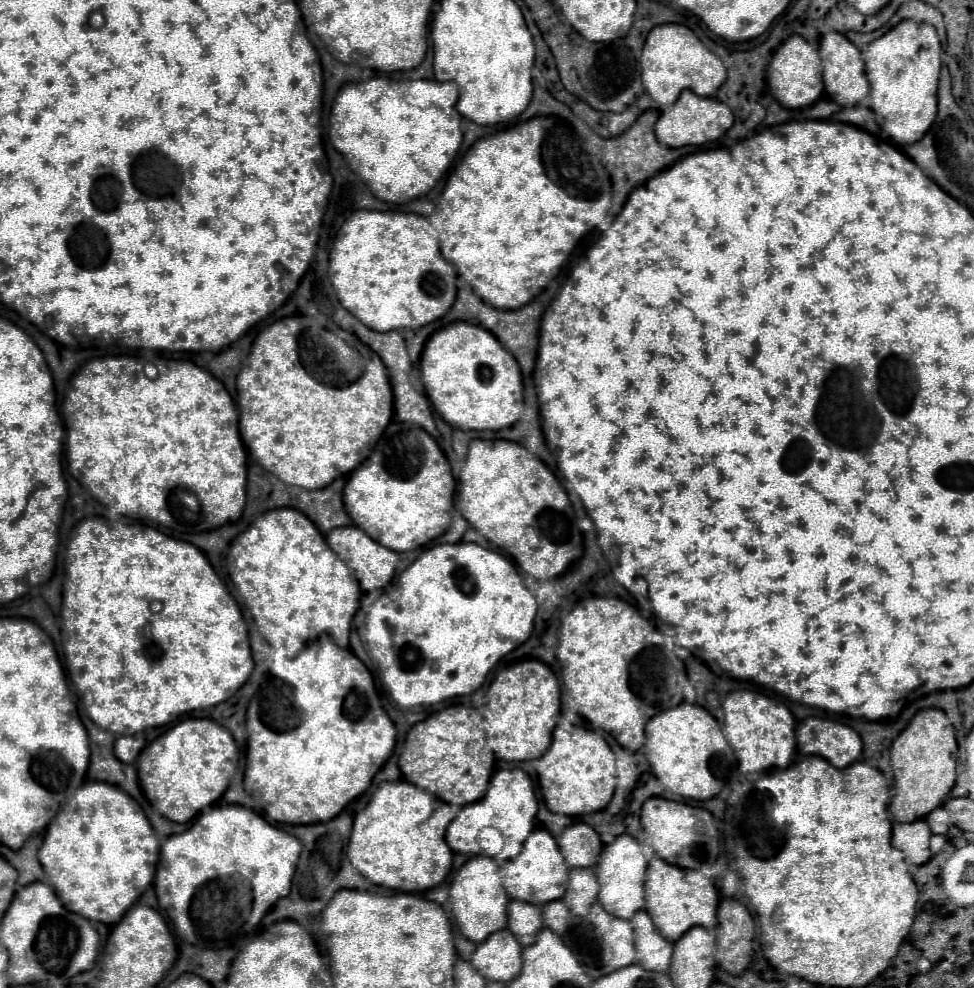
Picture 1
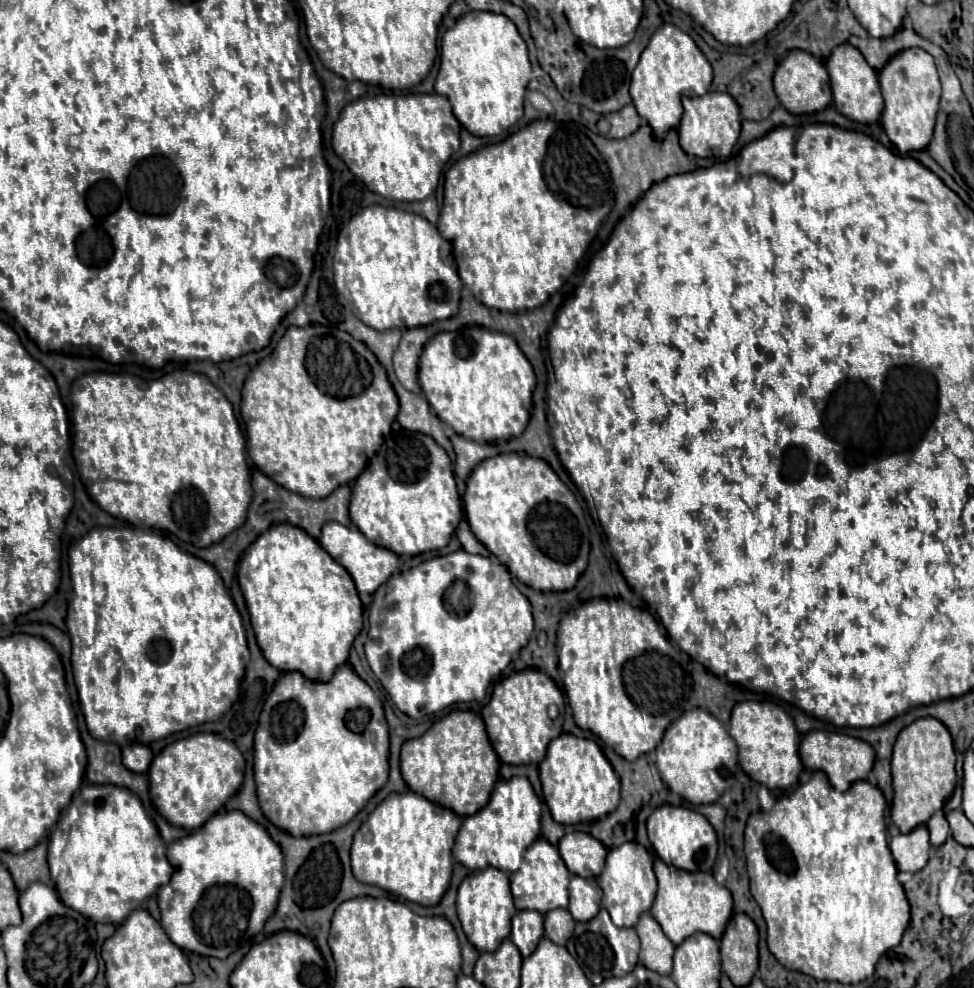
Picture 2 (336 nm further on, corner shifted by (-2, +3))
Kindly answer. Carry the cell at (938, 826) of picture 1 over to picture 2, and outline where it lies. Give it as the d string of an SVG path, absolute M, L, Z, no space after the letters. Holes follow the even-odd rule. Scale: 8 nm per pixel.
M939 810L937 814L933 814L925 826L927 826L929 834L931 834L933 846L941 846L947 840L947 836L949 836L949 822L945 818L945 812Z

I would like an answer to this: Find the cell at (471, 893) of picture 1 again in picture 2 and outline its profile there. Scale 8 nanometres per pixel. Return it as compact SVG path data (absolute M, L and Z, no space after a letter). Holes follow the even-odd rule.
M493 866L473 872L463 878L457 894L457 914L461 920L461 926L469 938L469 942L479 952L497 950L497 946L509 936L509 922L513 914L517 912L513 904L513 896L509 890L509 874L503 870L497 870Z

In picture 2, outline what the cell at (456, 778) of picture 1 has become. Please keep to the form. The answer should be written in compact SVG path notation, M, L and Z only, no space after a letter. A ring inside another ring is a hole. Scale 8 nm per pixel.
M453 710L423 736L403 744L401 774L413 792L425 794L425 798L439 806L449 806L455 814L469 816L489 800L493 784L499 778L499 758L487 738L481 716L469 710Z

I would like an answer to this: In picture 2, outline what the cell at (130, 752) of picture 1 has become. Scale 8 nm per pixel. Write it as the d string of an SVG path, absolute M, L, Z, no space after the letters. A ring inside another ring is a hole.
M129 744L123 748L125 766L137 774L145 774L149 770L151 760L153 760L153 752L147 744Z

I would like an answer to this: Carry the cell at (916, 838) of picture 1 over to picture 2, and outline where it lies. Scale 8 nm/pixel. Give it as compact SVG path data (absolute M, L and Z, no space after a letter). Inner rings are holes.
M917 826L907 834L897 834L891 838L889 848L899 870L917 872L929 860L929 852L931 852L929 830L925 826Z

